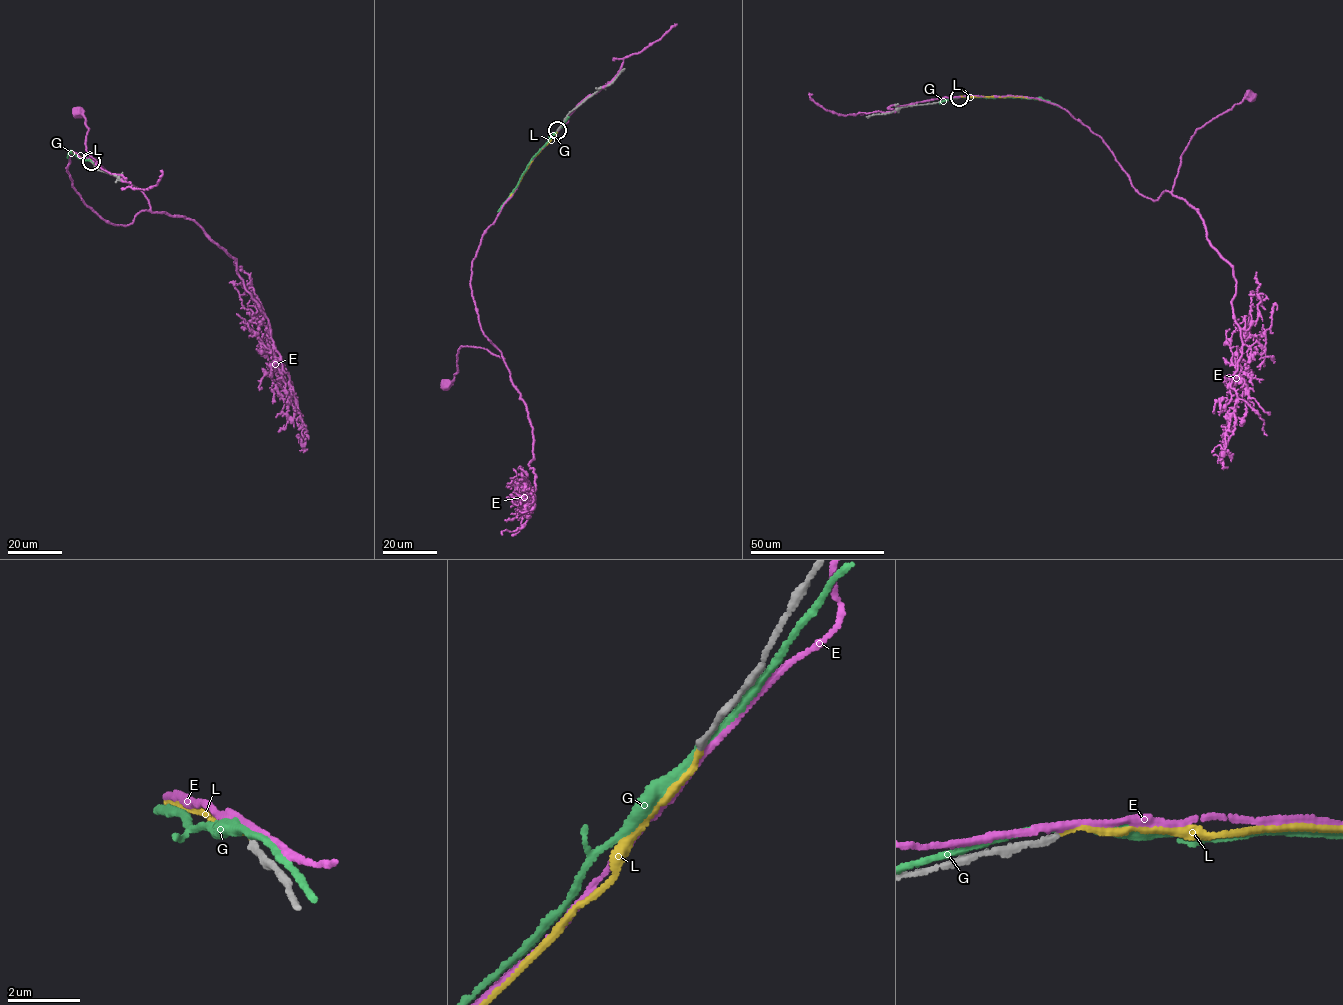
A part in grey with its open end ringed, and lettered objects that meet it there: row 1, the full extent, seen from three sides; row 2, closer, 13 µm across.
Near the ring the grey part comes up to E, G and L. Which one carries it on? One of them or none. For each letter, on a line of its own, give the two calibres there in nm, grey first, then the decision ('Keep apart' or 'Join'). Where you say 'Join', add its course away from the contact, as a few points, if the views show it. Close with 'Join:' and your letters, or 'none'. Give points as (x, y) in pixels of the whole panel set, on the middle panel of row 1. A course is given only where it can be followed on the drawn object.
E: Thickness 150 nm (grey) against 180 nm. Keep apart
G: Thickness 160 nm (grey) against 160 nm. Keep apart
L: Thickness 160 nm (grey) against 140 nm. Join. Its course: (558, 130), (533, 158), (510, 196)
Join: L

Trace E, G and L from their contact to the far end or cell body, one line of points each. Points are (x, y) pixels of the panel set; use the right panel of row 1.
E: (959, 97), (1065, 109), (1140, 194), (1168, 190), (1196, 209), (1236, 282), (1242, 353), (1227, 467)
G: (959, 97), (1041, 98), (1059, 107)
L: (959, 97), (1016, 96), (1041, 100)

